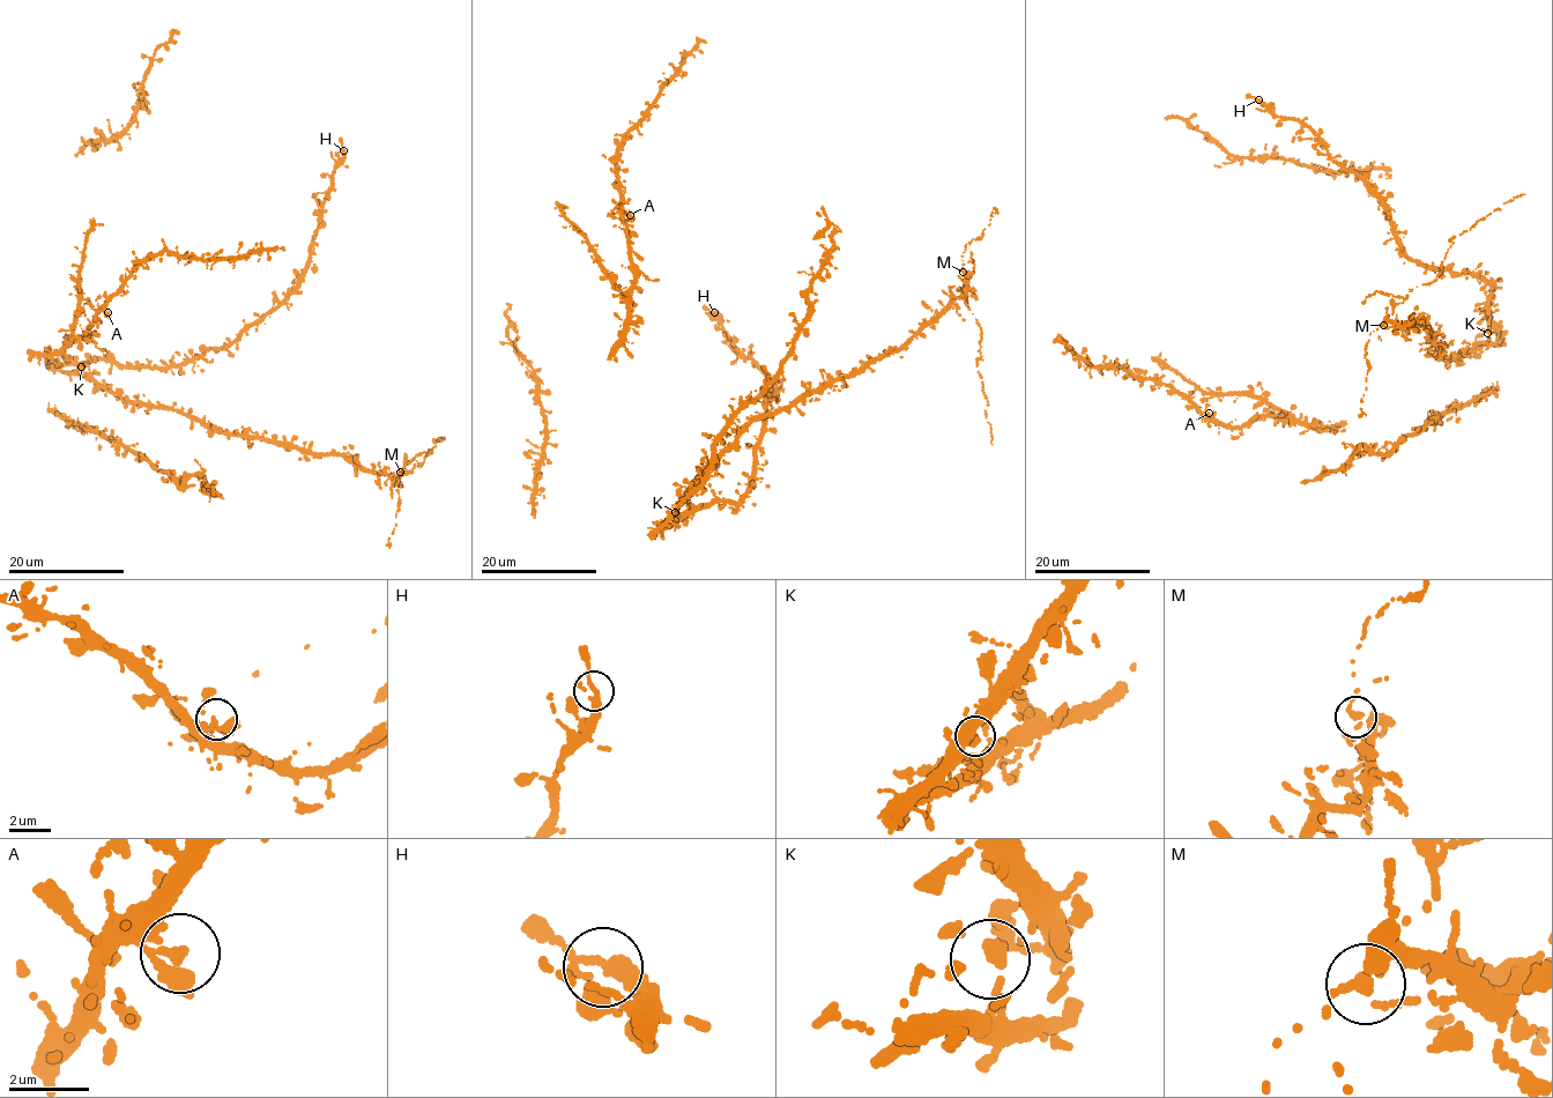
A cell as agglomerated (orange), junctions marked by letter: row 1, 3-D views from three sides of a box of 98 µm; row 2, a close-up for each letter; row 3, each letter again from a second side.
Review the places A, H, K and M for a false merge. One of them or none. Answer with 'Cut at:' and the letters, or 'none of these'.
Cut at: M

